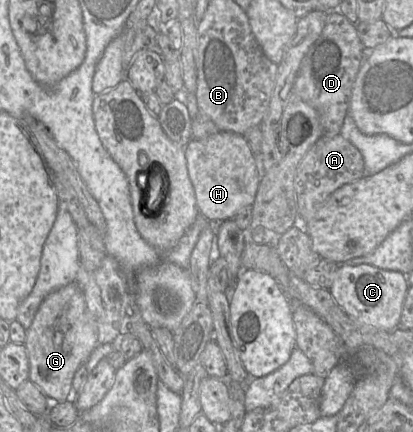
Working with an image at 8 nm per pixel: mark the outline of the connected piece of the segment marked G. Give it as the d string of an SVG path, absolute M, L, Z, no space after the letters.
M73 281L46 296L26 330L25 347L29 357L29 379L52 403L65 400L74 402L74 374L97 344L99 343L96 320L87 308L81 288Z

